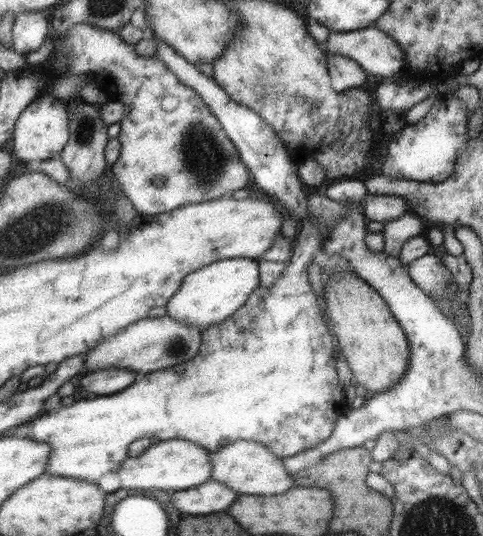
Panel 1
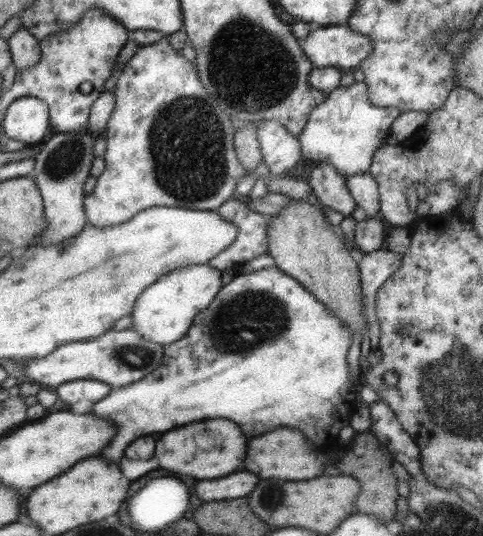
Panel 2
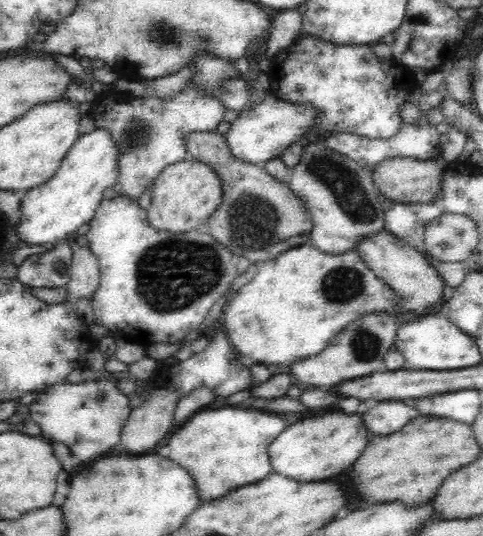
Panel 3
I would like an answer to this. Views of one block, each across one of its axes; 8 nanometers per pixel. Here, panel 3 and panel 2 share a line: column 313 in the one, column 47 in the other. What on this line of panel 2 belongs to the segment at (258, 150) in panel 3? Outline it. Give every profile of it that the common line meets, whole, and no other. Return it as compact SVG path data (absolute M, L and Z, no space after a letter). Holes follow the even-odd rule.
M37 97L16 98L5 108L1 126L5 136L33 146L49 128L47 105Z

